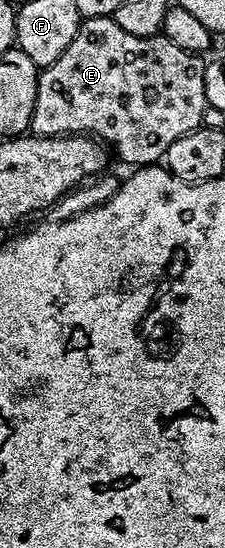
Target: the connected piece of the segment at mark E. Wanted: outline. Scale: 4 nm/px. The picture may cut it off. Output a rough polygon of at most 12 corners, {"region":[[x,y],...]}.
{"region":[[86,17],[29,129],[129,167],[202,128],[205,61]]}

